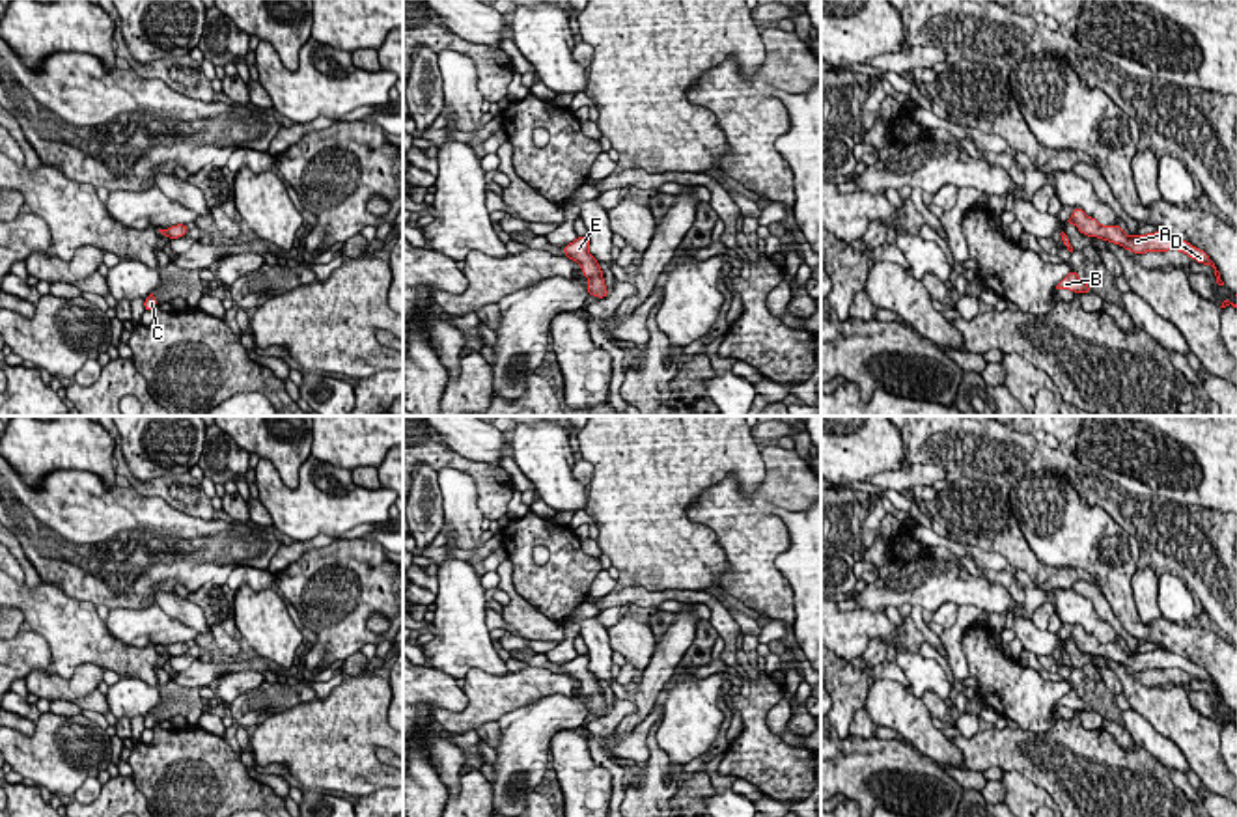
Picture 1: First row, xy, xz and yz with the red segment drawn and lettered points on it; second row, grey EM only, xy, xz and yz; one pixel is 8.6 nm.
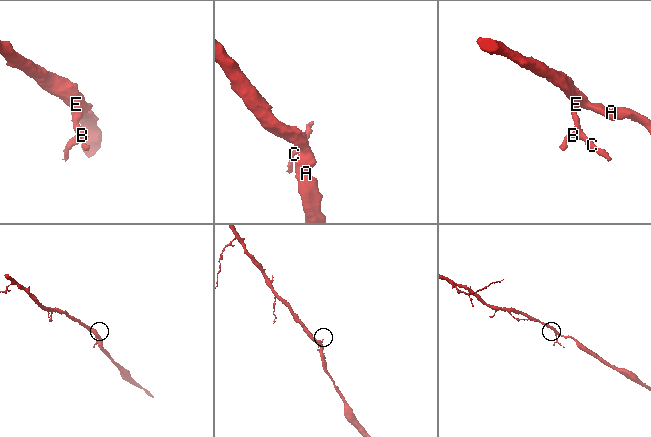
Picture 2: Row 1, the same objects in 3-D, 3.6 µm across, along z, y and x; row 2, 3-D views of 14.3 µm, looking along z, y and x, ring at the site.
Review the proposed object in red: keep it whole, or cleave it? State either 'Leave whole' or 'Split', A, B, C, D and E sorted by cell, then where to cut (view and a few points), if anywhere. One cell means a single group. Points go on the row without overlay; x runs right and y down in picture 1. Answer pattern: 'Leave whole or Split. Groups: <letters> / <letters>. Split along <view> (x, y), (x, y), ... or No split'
Leave whole. Groups: A B C D E. No split

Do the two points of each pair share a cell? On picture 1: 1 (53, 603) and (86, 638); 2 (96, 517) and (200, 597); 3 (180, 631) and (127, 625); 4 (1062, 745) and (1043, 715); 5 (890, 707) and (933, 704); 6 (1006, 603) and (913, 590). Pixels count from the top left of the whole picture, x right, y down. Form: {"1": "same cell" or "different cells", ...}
{"1": "same cell", "2": "different cells", "3": "same cell", "4": "different cells", "5": "different cells", "6": "same cell"}

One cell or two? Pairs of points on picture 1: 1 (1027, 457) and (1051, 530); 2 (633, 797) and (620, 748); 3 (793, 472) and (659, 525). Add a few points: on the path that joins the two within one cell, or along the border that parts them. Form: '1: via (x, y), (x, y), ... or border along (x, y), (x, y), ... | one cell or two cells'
1: border along (1049, 467), (1028, 470), (1012, 484), (1012, 512) | two cells
2: border along (648, 741), (648, 760), (642, 765) | two cells
3: border along (762, 452), (750, 495), (732, 474), (715, 485) | two cells

